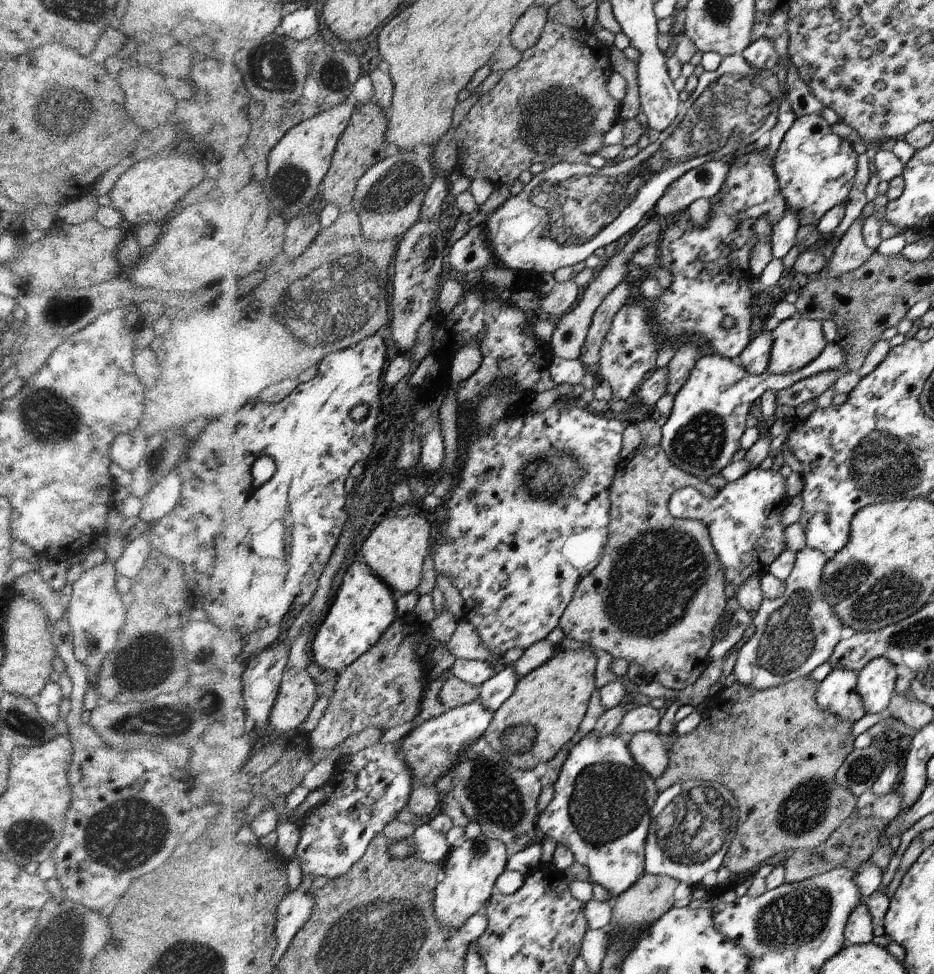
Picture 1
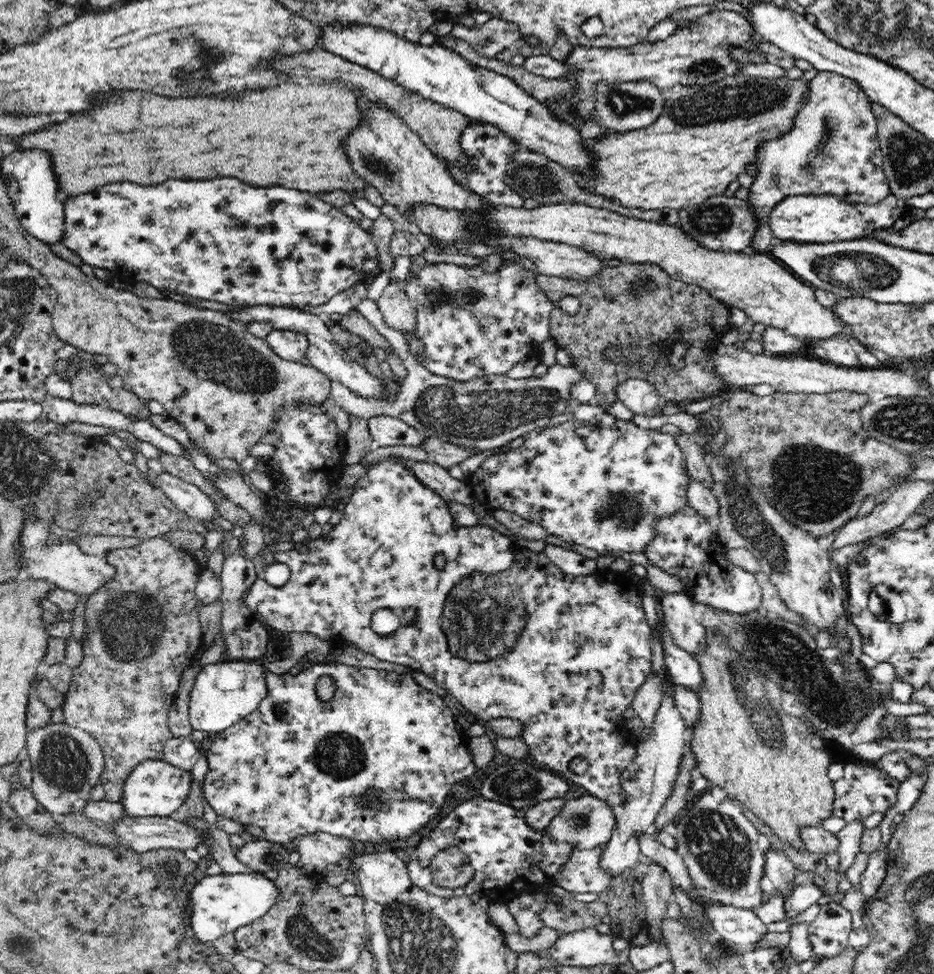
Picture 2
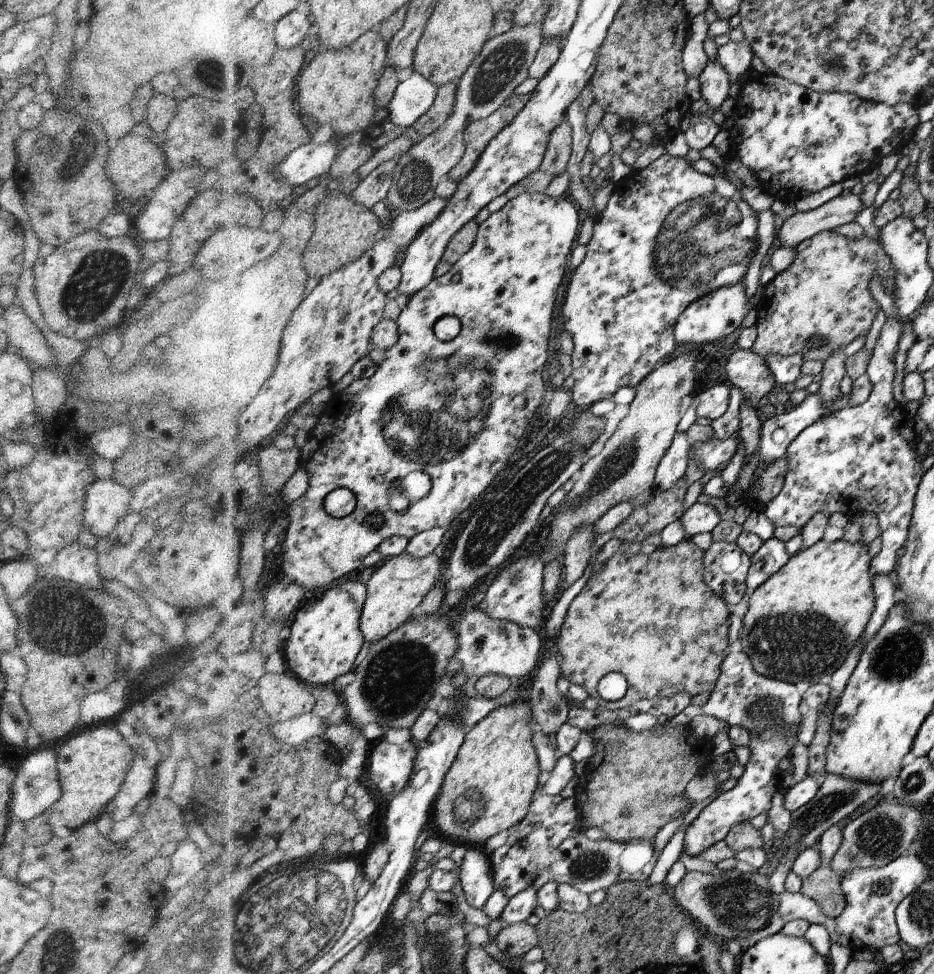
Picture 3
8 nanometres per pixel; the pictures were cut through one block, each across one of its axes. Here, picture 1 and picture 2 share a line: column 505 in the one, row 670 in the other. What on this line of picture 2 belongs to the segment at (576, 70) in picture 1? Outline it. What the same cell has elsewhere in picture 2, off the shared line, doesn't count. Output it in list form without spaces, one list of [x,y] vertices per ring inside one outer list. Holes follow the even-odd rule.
[[[162,534],[154,538],[134,541],[131,546],[126,548],[114,549],[108,552],[104,559],[117,569],[116,579],[110,580],[105,586],[102,586],[101,590],[88,597],[86,601],[86,633],[84,640],[79,642],[80,646],[82,646],[82,664],[72,671],[70,687],[65,695],[65,702],[62,708],[65,718],[64,723],[74,728],[85,730],[92,738],[98,741],[98,745],[104,751],[104,761],[106,761],[102,776],[105,799],[108,802],[120,803],[122,802],[123,786],[127,782],[127,776],[144,760],[163,760],[164,746],[167,740],[173,737],[168,725],[168,716],[172,712],[174,700],[176,700],[176,692],[179,688],[181,676],[190,665],[200,658],[204,651],[201,642],[202,625],[200,625],[199,613],[199,608],[203,604],[195,594],[202,568],[192,554],[176,550]]]

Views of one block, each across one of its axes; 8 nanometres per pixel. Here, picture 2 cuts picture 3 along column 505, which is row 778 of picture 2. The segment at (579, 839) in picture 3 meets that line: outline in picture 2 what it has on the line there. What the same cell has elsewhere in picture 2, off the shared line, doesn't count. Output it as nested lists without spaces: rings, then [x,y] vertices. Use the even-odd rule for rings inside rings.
[[[851,758],[843,769],[843,778],[833,782],[836,795],[833,816],[844,819],[846,823],[853,820],[863,821],[875,812],[886,813],[888,808],[896,804],[900,782],[890,777],[879,764]]]

